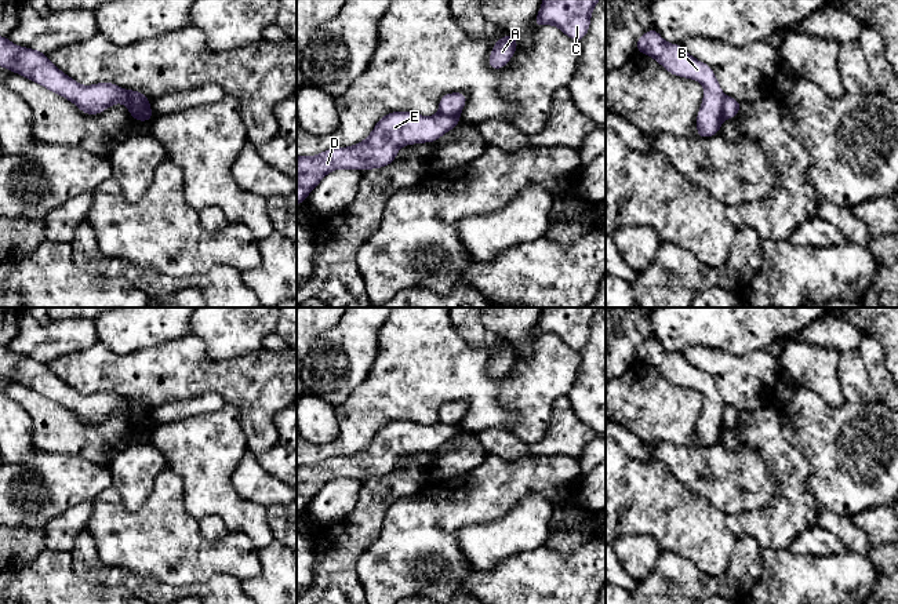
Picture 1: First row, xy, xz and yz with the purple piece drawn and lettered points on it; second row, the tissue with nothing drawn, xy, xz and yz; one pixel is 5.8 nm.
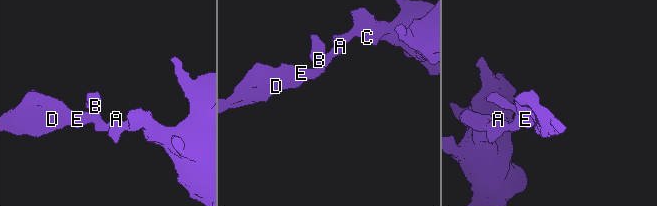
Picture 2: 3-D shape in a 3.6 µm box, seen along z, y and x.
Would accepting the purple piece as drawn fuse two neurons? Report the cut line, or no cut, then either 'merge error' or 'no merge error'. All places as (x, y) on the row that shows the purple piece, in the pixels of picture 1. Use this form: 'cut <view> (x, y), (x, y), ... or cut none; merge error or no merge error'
cut xy (127, 91), (134, 102), (135, 112), (141, 117); merge error

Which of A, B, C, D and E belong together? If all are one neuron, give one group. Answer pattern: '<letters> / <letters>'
A B C / D E

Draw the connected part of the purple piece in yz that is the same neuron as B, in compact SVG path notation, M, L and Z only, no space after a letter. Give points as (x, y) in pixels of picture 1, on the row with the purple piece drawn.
M654 28L637 39L636 52L654 58L670 74L699 81L705 91L697 113L697 135L709 138L720 132L726 95L708 63L691 57L681 44L666 43Z

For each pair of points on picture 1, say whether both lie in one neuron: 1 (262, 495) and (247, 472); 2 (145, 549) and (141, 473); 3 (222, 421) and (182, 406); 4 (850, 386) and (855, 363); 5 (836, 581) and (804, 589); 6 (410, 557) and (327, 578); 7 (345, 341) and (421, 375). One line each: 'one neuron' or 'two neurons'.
1: one neuron
2: two neurons
3: two neurons
4: one neuron
5: one neuron
6: two neurons
7: two neurons

